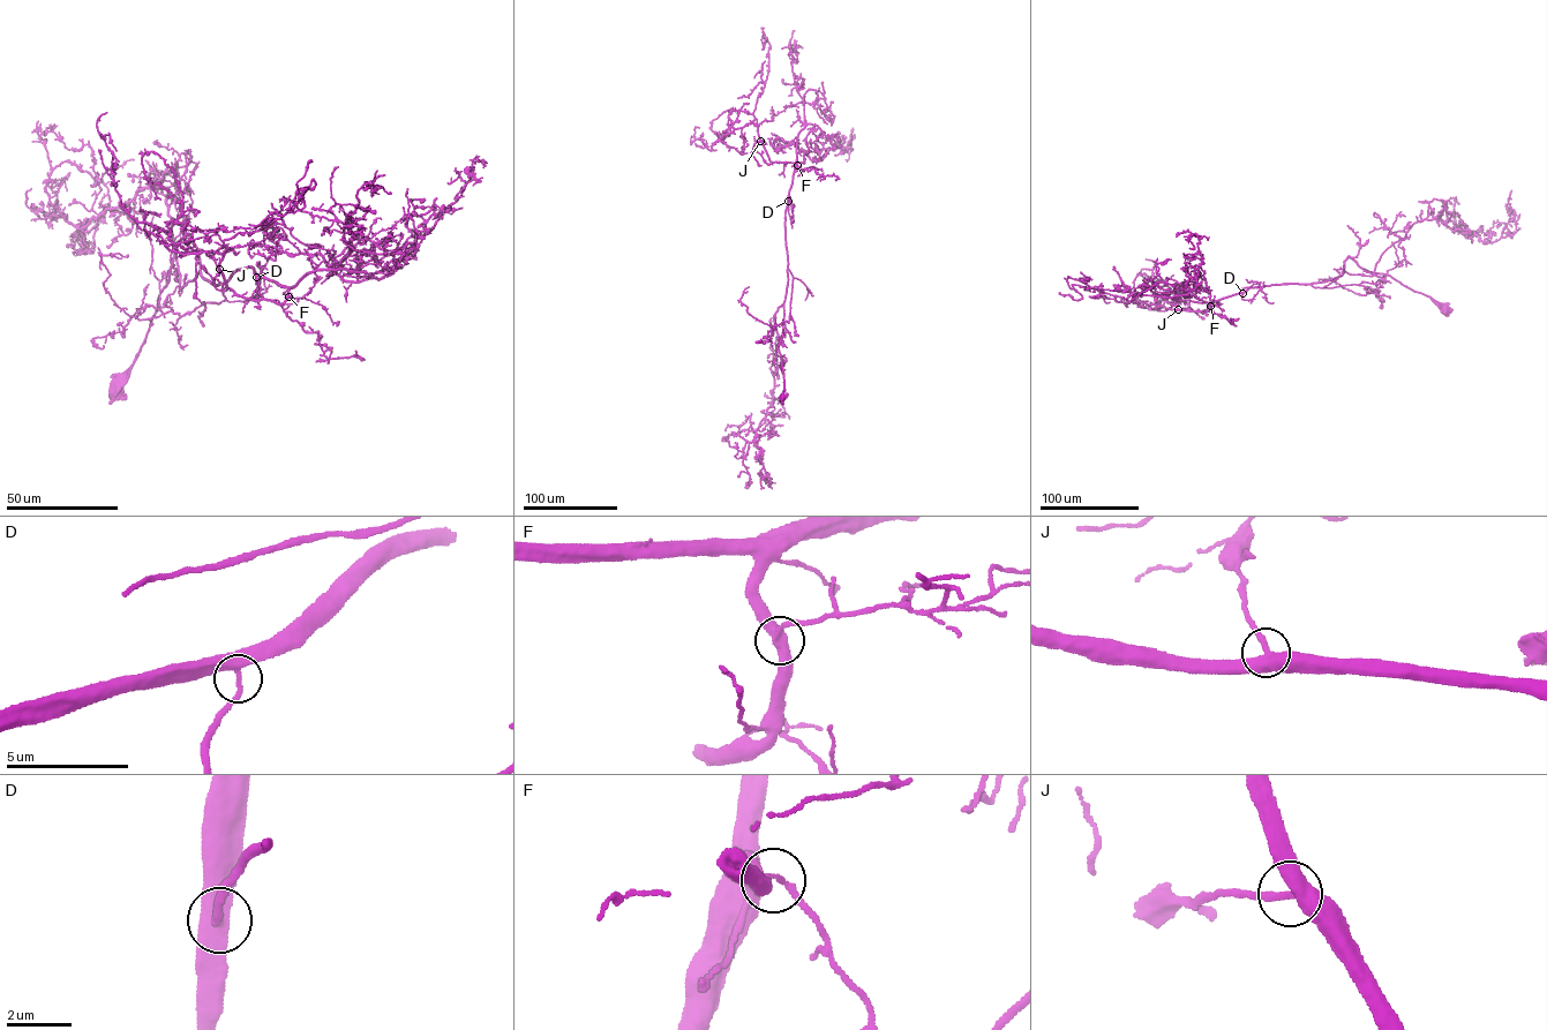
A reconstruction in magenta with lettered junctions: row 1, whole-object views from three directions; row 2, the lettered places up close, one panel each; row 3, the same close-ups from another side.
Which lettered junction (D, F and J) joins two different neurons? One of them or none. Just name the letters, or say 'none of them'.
none of them

